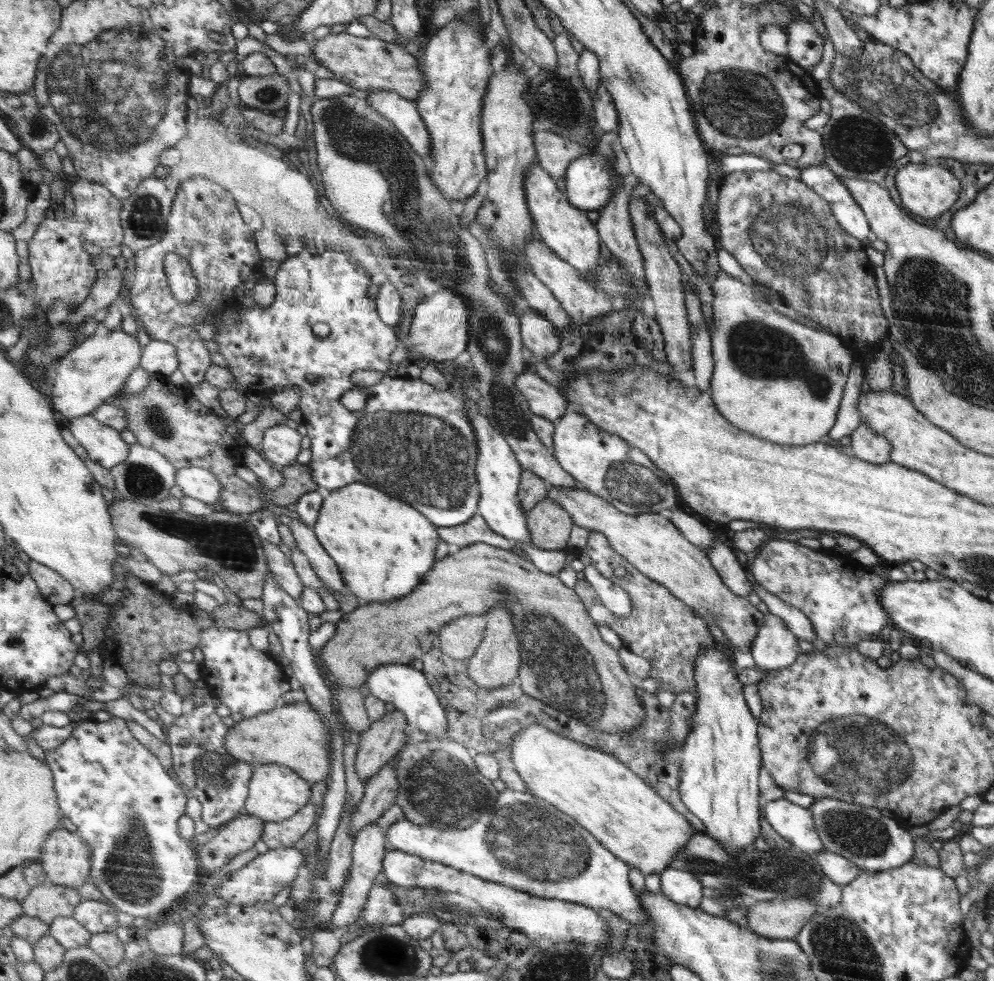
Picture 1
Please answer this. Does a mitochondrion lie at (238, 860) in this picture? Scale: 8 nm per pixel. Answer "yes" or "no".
no

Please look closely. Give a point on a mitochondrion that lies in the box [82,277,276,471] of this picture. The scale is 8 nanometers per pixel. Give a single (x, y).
(154, 416)

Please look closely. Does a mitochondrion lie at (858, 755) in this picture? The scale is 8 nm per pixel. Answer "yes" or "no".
yes

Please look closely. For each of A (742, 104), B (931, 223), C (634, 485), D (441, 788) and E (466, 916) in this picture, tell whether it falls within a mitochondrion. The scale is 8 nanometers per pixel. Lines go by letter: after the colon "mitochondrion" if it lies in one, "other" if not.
A: mitochondrion
B: other
C: mitochondrion
D: mitochondrion
E: other

